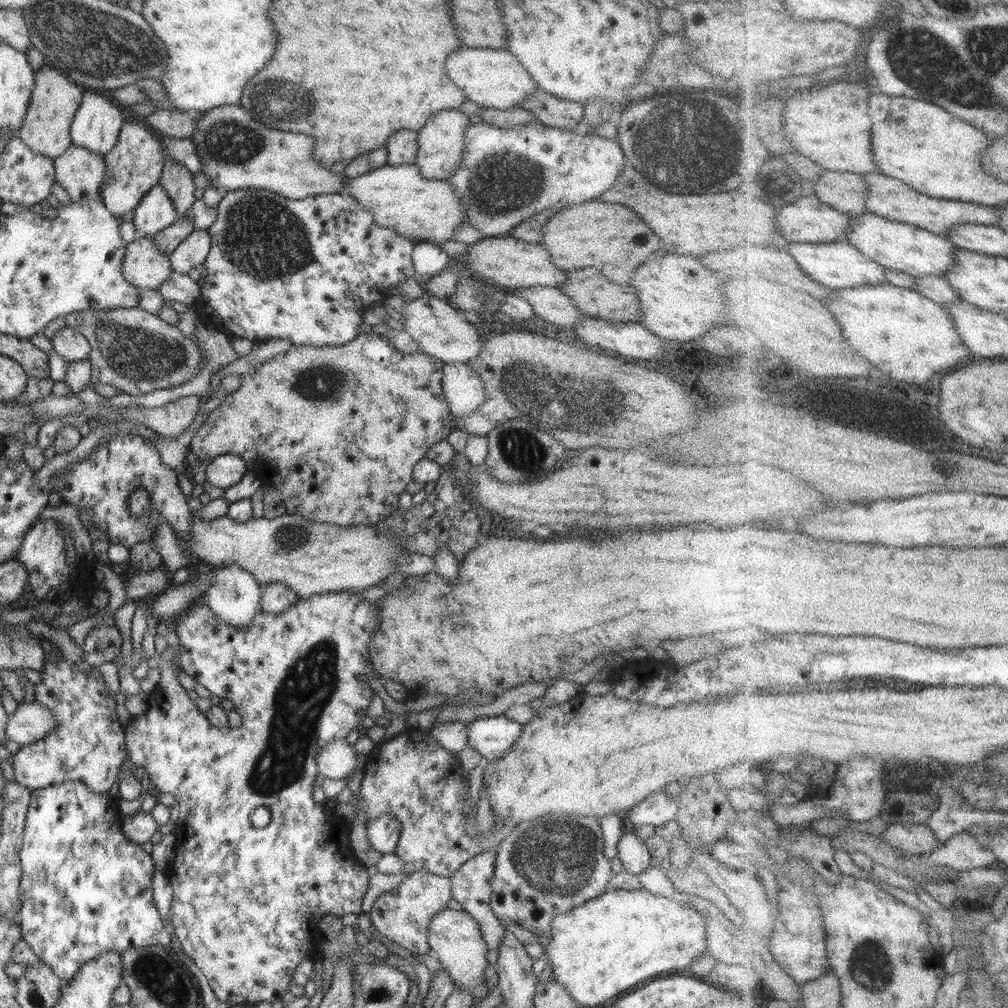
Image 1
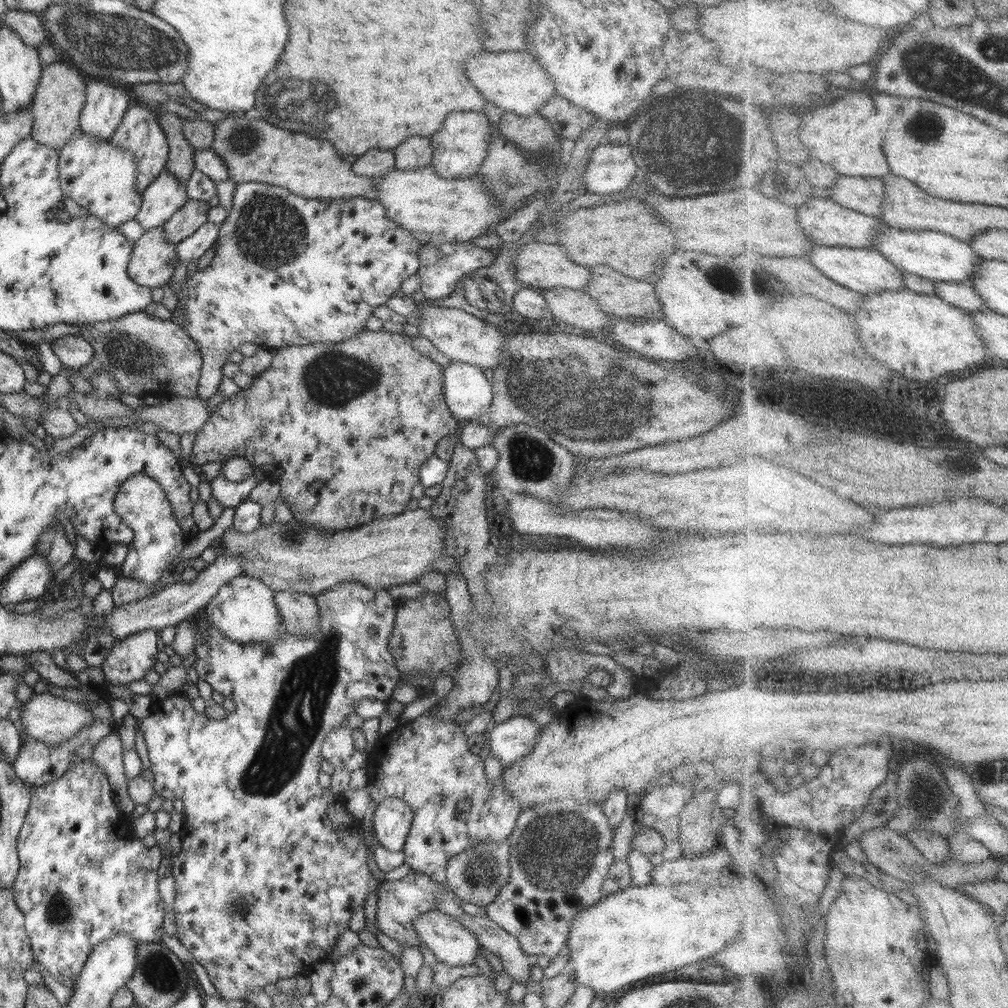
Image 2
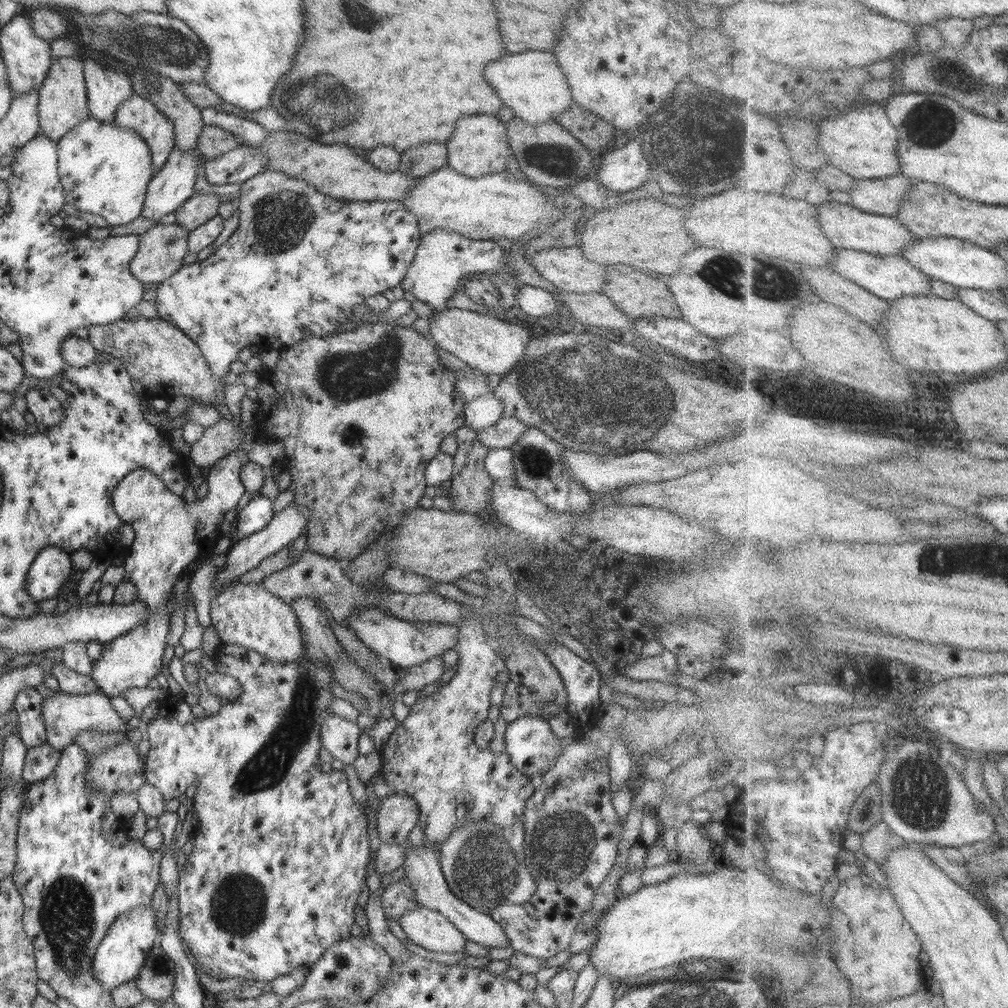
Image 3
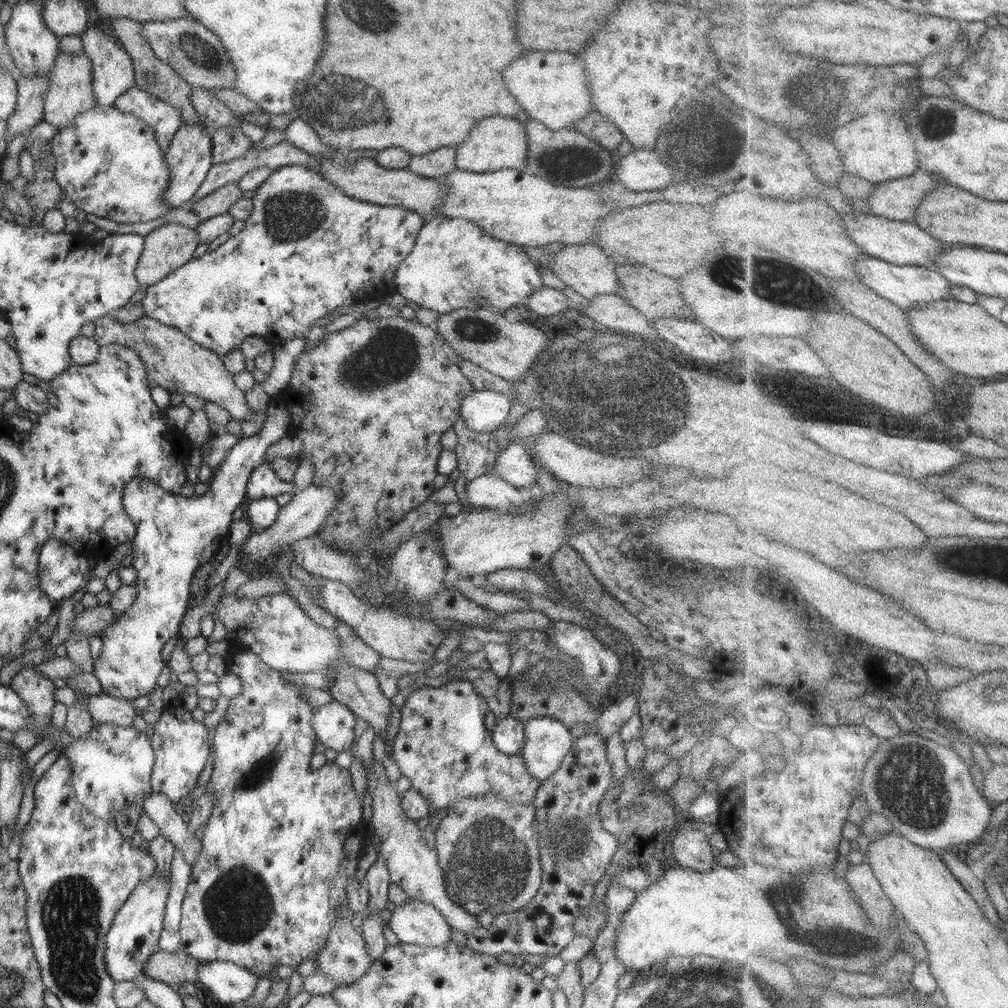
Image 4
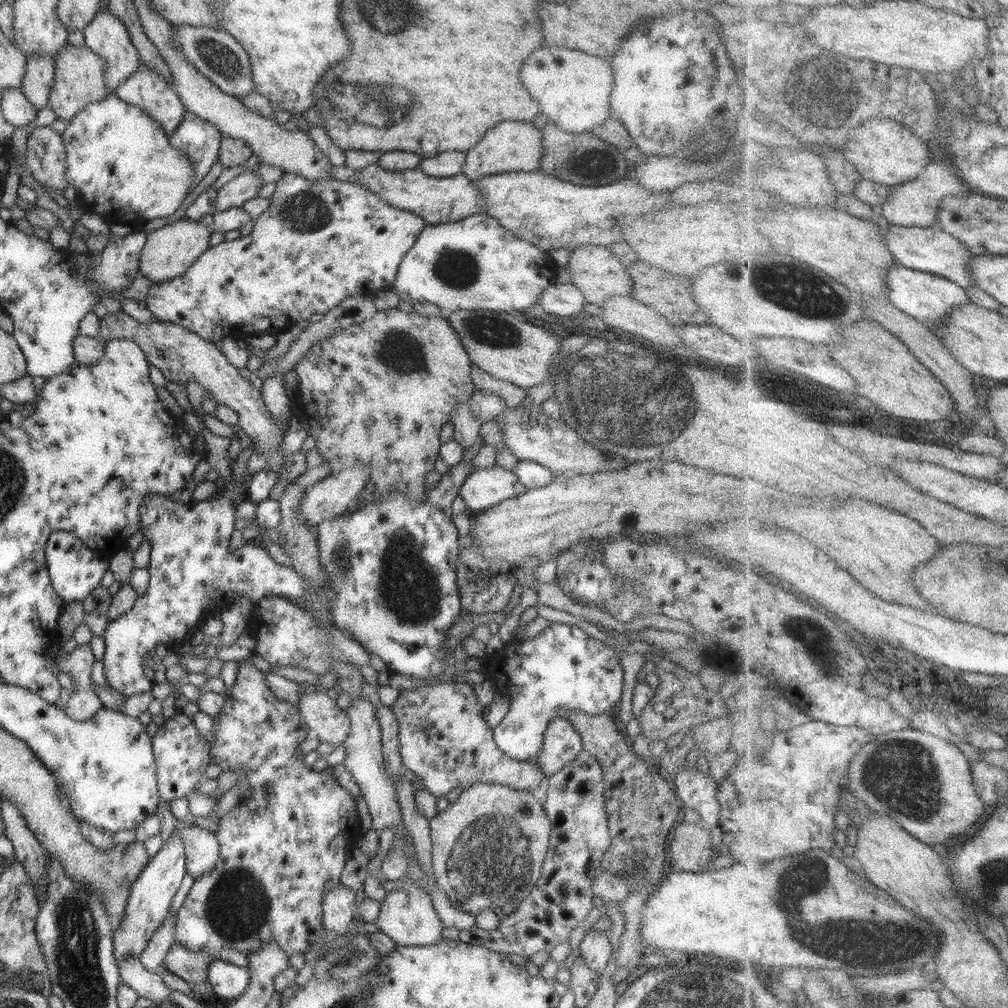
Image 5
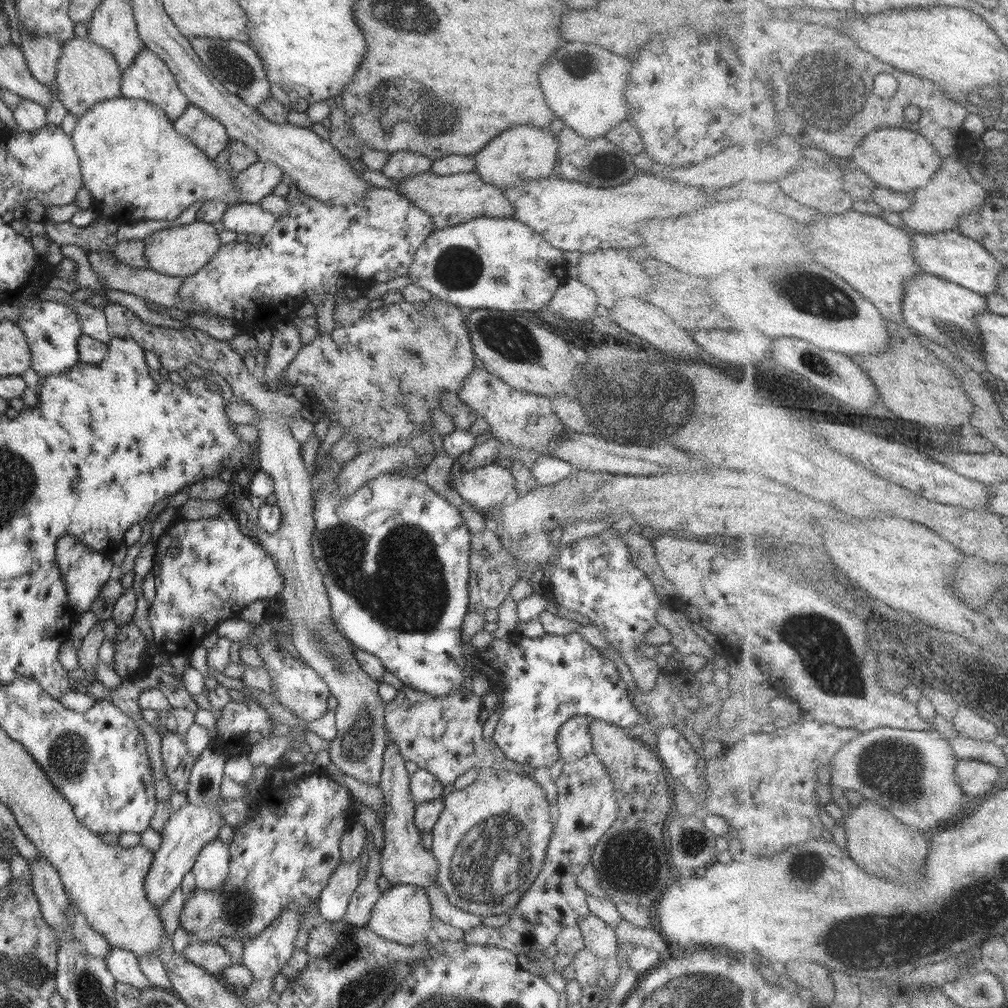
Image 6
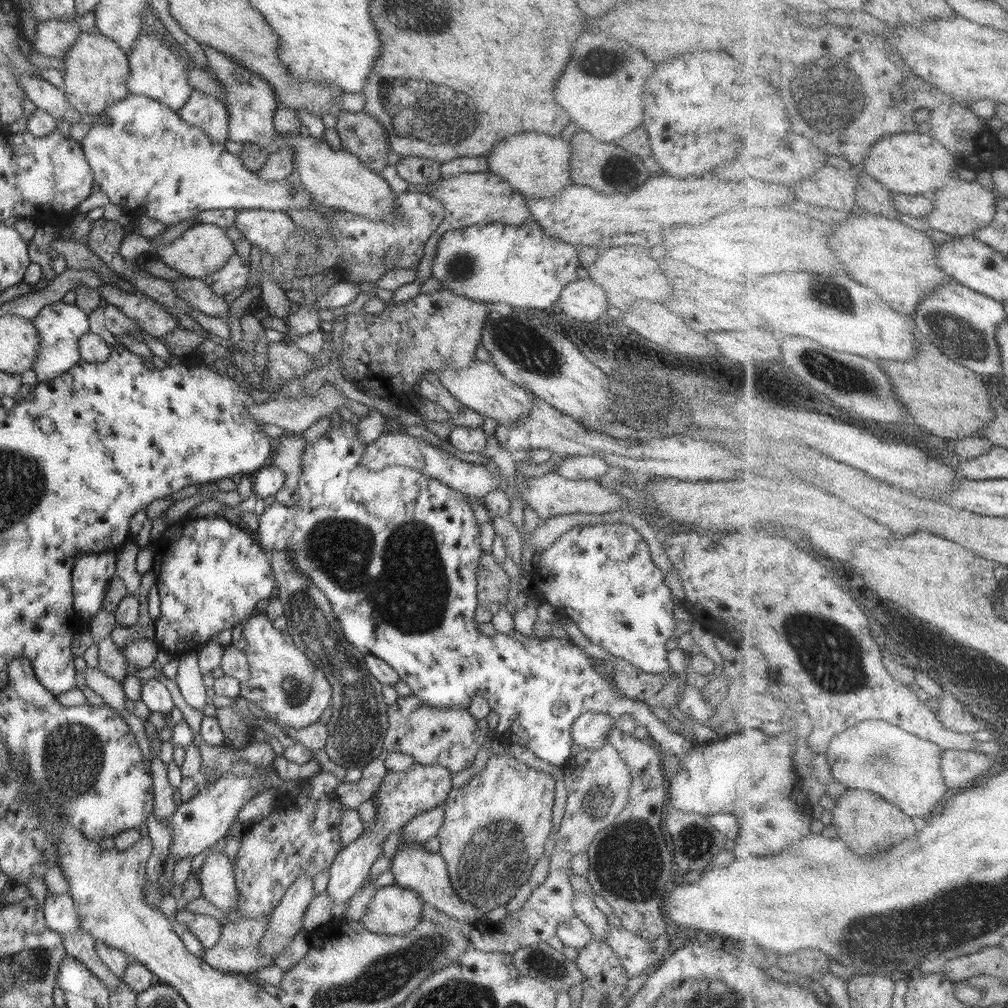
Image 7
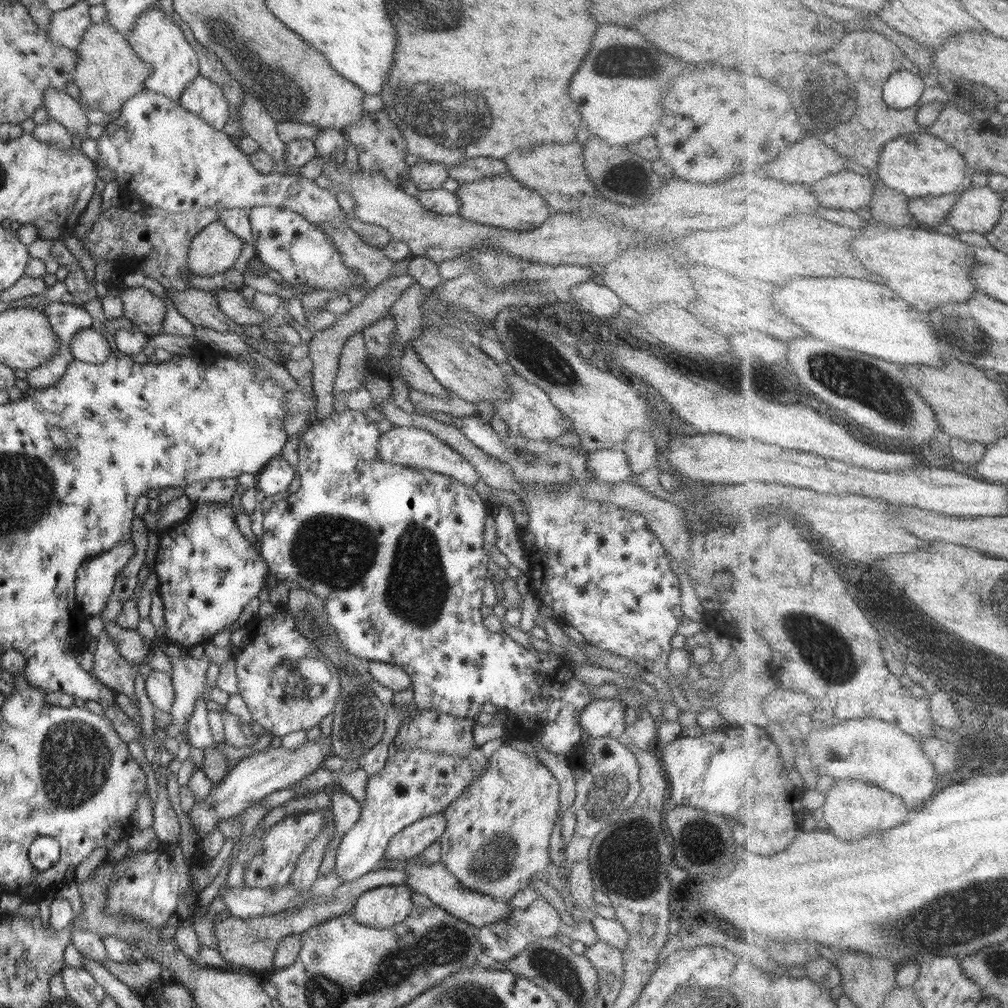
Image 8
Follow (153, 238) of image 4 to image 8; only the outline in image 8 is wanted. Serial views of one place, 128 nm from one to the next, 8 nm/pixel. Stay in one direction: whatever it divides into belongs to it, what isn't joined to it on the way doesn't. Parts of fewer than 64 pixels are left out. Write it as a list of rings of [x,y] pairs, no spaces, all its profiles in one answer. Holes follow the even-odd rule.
[[[211,222],[194,238],[188,248],[187,261],[191,274],[213,276],[234,266],[244,242],[230,232],[223,222]]]

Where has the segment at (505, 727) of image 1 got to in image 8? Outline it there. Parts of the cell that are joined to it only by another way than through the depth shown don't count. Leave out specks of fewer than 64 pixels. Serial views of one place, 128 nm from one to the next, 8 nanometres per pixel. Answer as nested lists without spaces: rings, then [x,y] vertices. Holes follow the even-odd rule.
[[[594,700],[581,713],[579,725],[589,738],[621,739],[624,731],[624,706],[620,701]]]

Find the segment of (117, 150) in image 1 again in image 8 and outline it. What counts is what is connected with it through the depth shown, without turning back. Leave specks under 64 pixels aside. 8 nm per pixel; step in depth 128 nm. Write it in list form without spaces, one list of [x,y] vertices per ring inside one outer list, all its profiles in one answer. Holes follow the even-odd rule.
[[[154,6],[138,17],[127,40],[137,57],[151,66],[151,73],[143,82],[145,90],[163,94],[172,101],[179,101],[184,89],[199,75],[198,55],[186,41],[180,27],[176,27],[160,7]]]

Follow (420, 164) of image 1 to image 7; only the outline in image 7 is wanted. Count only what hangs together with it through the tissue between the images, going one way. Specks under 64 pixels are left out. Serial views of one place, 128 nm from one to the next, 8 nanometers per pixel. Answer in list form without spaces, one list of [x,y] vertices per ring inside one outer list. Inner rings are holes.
[[[528,131],[507,136],[496,143],[487,154],[490,173],[497,174],[504,182],[509,182],[514,190],[526,197],[552,198],[565,186],[572,185],[569,170],[571,164],[571,144],[560,136]]]

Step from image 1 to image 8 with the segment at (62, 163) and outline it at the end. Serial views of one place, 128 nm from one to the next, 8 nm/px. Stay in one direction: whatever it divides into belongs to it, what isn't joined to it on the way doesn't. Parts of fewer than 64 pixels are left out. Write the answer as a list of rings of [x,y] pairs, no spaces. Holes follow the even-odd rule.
[[[149,90],[140,91],[136,96],[132,96],[128,102],[124,102],[122,108],[120,108],[120,117],[117,119],[112,119],[109,123],[105,125],[105,133],[97,139],[97,150],[99,154],[98,160],[96,160],[95,165],[98,169],[108,168],[114,172],[114,184],[119,188],[119,194],[122,199],[128,203],[132,198],[140,198],[142,204],[145,207],[156,206],[161,208],[170,214],[176,214],[177,212],[186,212],[192,207],[202,207],[204,208],[218,208],[218,209],[231,209],[231,208],[243,208],[251,209],[258,206],[269,206],[270,208],[285,208],[286,210],[291,210],[292,212],[297,212],[301,214],[304,218],[308,219],[308,222],[312,222],[314,225],[319,225],[320,223],[326,223],[327,225],[332,225],[333,227],[349,227],[344,220],[345,213],[342,211],[342,207],[338,201],[336,201],[336,196],[330,189],[324,189],[314,183],[314,180],[307,179],[302,175],[283,175],[280,172],[272,172],[268,174],[260,174],[250,162],[249,155],[245,154],[237,144],[226,134],[223,130],[214,130],[207,122],[204,122],[200,117],[188,113],[188,110],[184,109],[180,105],[179,101],[172,101],[168,97],[164,97],[163,94],[158,94],[157,92],[150,92]]]

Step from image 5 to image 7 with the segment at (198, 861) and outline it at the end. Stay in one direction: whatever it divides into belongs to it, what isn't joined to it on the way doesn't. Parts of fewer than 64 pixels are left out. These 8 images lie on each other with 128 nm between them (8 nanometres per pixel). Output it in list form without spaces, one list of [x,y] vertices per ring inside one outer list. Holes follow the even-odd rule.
[[[224,850],[210,853],[197,871],[200,879],[201,896],[224,912],[237,909],[238,889],[230,858]]]

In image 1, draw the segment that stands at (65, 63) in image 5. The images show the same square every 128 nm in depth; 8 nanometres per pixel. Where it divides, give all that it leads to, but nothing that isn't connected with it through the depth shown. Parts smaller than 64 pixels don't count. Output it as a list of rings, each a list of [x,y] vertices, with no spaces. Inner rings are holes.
[[[46,65],[37,70],[28,111],[16,136],[36,154],[43,154],[52,159],[60,156],[73,145],[70,138],[70,125],[80,108],[85,91],[84,87],[72,82],[65,74],[51,66]]]

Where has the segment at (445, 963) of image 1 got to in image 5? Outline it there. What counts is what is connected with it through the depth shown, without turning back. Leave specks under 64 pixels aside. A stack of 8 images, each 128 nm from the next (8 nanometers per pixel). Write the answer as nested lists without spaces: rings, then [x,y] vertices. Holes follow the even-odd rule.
[[[416,884],[408,885],[396,892],[386,893],[379,917],[375,921],[378,930],[384,932],[399,946],[430,946],[442,940],[444,923],[436,912],[430,894]]]

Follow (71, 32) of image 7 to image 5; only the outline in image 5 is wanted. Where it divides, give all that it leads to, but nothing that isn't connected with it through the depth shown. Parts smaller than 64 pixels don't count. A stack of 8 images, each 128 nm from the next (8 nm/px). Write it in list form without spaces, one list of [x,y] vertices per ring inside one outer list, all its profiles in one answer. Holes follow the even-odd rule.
[[[49,54],[26,55],[25,75],[21,91],[25,97],[40,111],[48,106],[50,91],[54,84],[55,57]]]

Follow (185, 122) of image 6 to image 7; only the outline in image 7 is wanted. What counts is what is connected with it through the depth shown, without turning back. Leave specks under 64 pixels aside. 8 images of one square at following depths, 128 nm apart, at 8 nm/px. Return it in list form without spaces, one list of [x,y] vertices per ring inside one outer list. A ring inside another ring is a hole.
[[[199,90],[192,91],[186,105],[178,111],[178,117],[203,130],[218,144],[229,140],[229,112],[225,104]]]

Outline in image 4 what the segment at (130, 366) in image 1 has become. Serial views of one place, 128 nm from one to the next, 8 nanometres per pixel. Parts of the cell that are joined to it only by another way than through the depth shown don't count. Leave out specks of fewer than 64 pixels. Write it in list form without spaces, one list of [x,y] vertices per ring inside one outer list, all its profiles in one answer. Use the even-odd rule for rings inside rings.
[[[110,315],[96,319],[93,339],[99,346],[121,344],[127,346],[138,354],[138,358],[144,363],[147,386],[158,384],[167,390],[169,394],[193,394],[206,403],[214,403],[226,409],[230,416],[238,421],[255,420],[259,416],[252,414],[246,403],[244,393],[236,387],[233,374],[230,373],[215,352],[196,344],[183,332],[173,326],[158,322],[156,319],[146,316],[129,323],[123,323]]]

